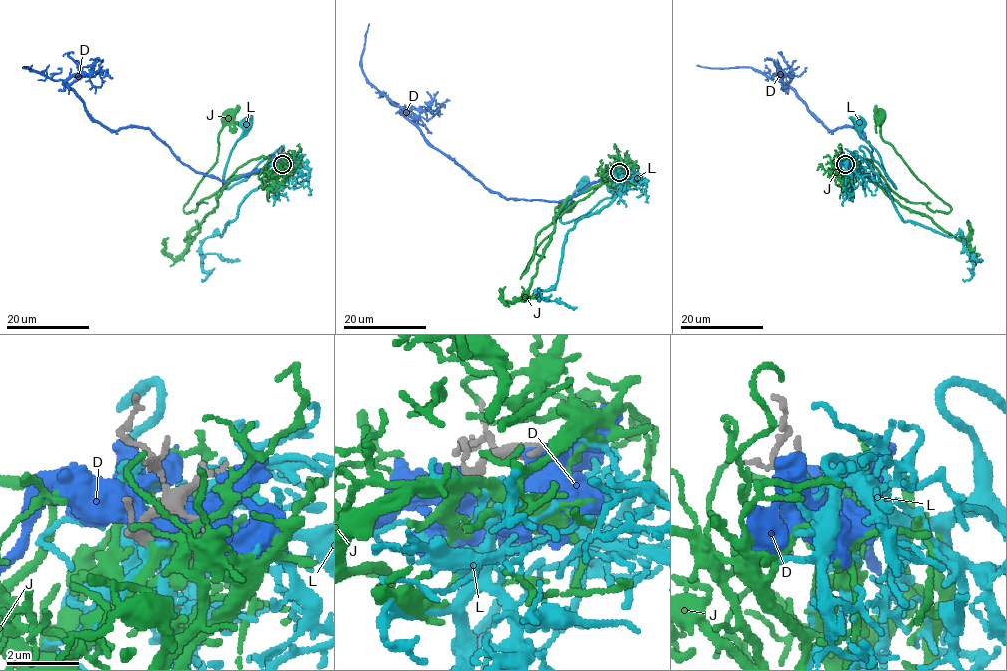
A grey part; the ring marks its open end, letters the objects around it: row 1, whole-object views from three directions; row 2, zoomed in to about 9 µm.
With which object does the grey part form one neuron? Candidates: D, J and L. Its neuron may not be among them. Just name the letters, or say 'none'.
J

